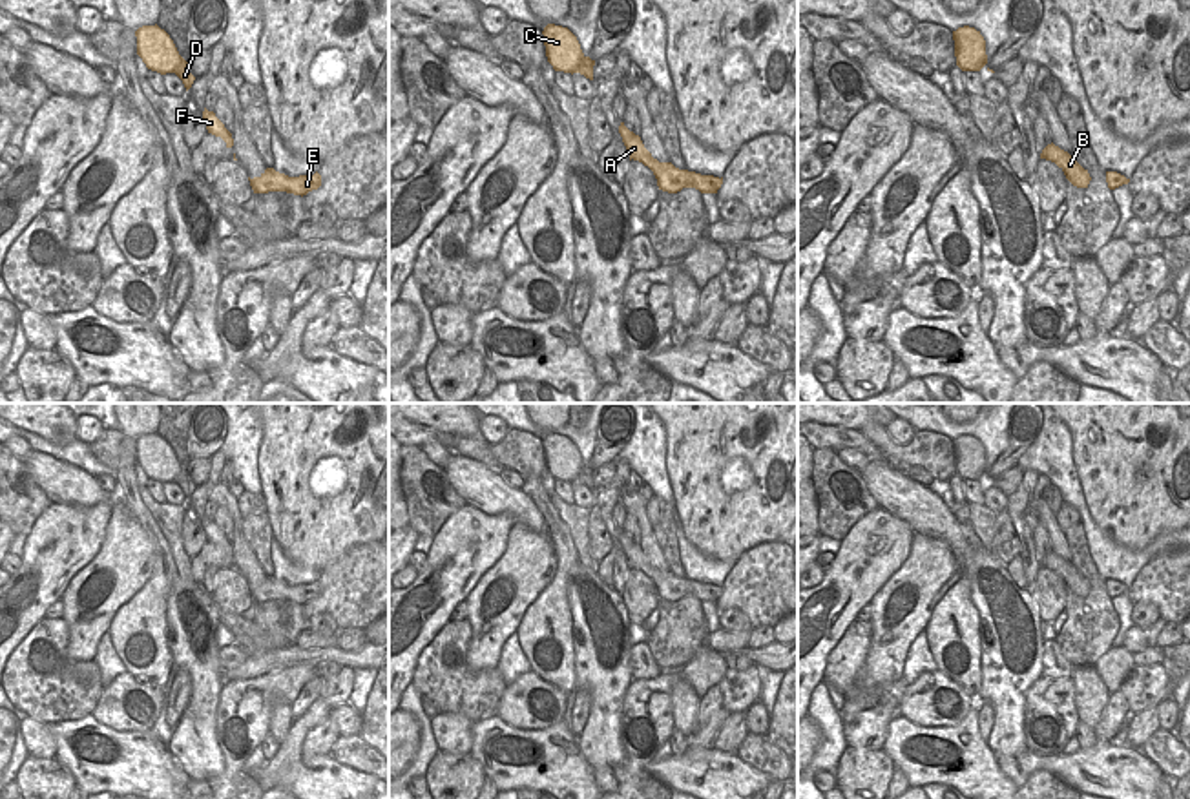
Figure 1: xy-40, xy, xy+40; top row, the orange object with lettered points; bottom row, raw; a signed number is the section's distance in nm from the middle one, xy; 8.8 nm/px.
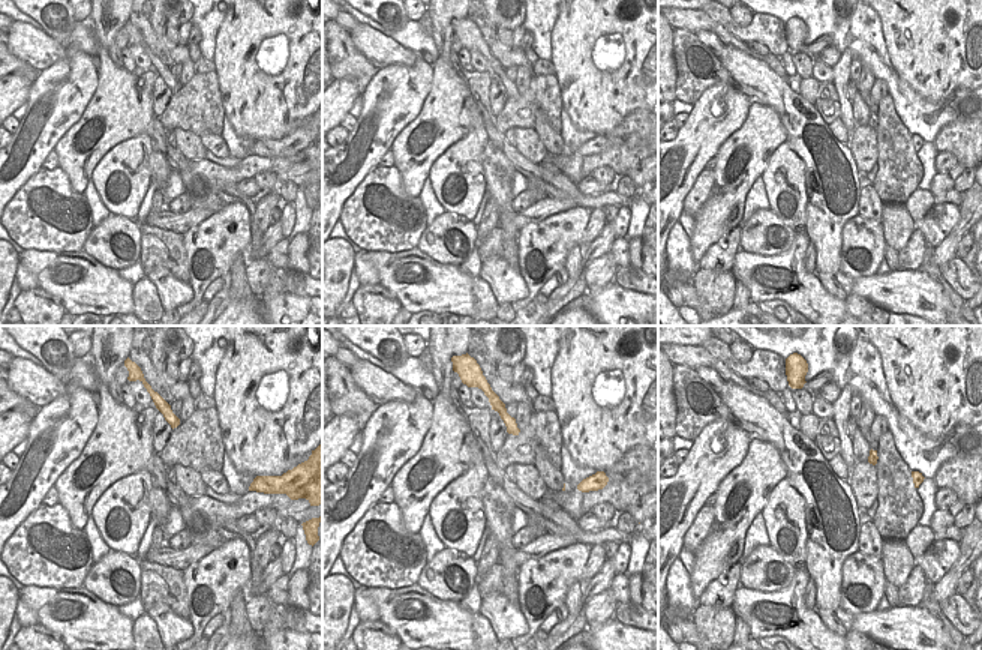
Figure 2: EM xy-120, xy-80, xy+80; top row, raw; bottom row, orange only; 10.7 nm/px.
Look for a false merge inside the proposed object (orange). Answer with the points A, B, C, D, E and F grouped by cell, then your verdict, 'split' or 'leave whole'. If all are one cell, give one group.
A B C D E F; leave whole

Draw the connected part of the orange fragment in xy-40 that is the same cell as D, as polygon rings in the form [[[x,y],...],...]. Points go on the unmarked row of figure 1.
[[[142,434],[135,440],[137,463],[142,467],[148,478],[161,483],[175,482],[186,500],[192,496],[195,485],[188,478],[188,471],[179,463],[170,443],[155,434]]]

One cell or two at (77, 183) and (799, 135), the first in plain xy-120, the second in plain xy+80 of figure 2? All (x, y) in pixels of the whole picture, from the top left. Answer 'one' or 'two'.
two

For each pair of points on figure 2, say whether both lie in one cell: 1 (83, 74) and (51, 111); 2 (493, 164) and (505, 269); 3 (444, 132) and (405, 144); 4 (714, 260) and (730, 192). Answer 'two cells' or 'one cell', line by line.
1: one cell
2: one cell
3: one cell
4: two cells

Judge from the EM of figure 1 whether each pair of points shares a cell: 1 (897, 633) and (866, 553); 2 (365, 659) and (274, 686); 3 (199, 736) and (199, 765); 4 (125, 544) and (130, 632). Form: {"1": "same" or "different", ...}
{"1": "different", "2": "different", "3": "same", "4": "different"}

